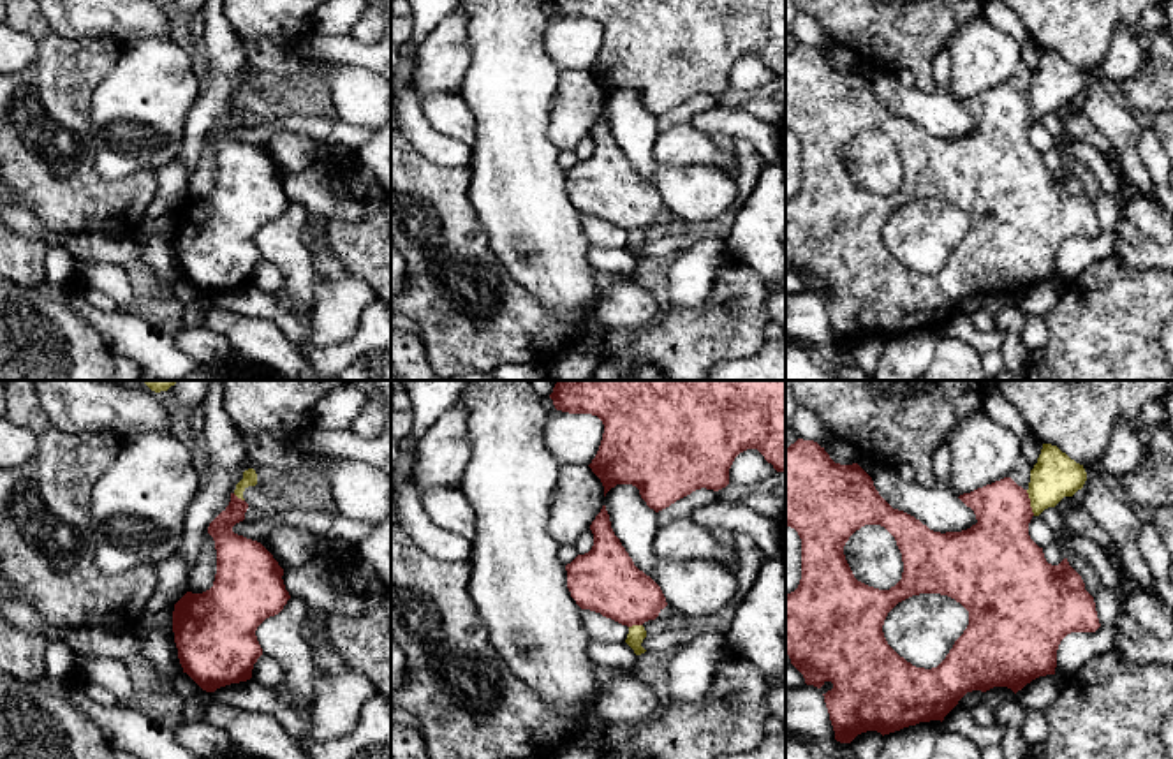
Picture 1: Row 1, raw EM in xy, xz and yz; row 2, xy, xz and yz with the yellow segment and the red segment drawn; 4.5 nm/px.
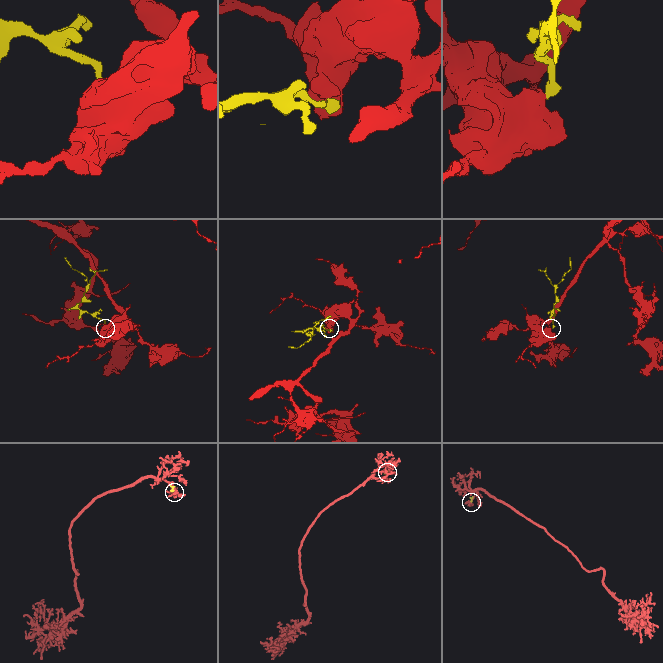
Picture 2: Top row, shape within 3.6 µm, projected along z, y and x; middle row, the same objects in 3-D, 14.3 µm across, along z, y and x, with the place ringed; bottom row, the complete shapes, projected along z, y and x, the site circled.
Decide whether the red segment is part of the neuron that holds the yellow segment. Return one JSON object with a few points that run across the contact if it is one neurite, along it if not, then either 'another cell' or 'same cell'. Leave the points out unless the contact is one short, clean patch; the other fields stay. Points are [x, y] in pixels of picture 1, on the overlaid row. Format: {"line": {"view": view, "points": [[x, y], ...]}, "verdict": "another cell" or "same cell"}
{"line": {"view": "yz", "points": [[1025, 490], [1034, 515]]}, "verdict": "another cell"}

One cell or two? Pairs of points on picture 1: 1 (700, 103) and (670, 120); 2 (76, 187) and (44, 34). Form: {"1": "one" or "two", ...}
{"1": "one", "2": "one"}

